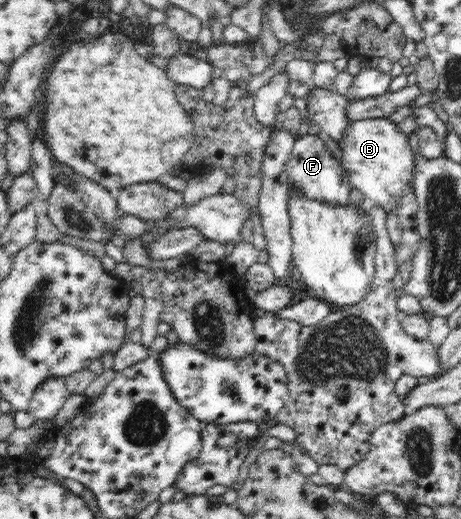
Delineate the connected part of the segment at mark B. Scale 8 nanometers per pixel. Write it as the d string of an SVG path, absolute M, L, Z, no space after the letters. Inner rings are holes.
M389 118L352 122L343 143L341 164L350 173L351 186L358 189L368 204L374 204L388 215L396 213L408 189L415 188L414 151L408 136Z

